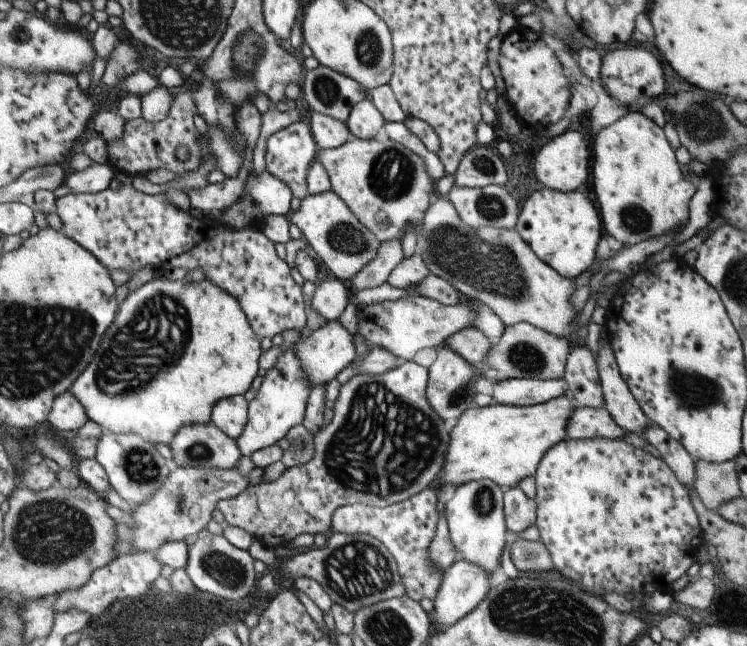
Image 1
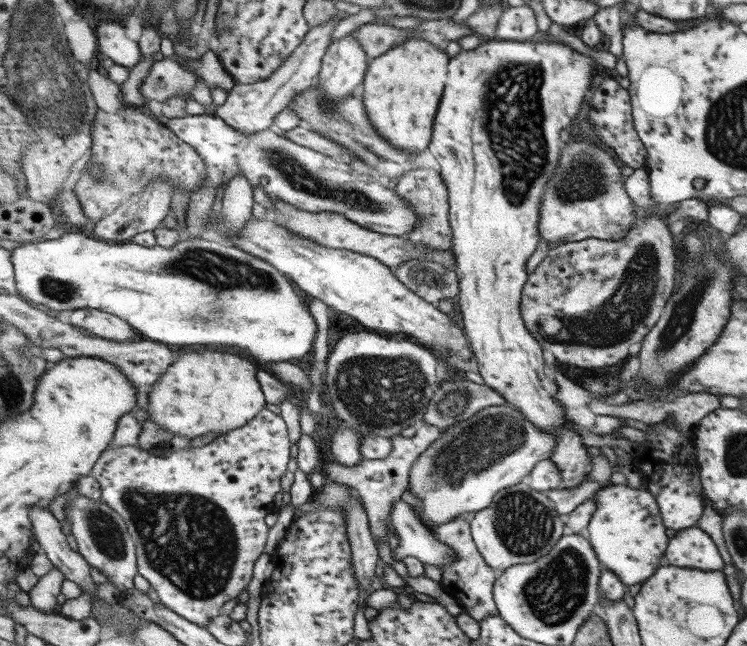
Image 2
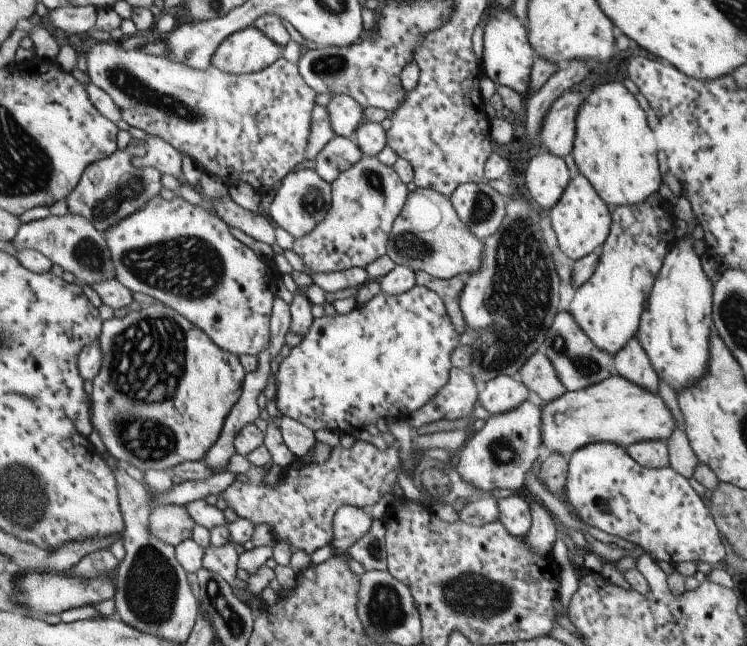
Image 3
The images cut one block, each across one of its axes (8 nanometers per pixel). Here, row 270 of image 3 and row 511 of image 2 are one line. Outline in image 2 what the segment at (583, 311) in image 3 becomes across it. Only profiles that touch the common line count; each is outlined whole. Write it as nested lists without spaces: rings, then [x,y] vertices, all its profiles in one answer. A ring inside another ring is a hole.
[[[627,484],[601,487],[595,494],[597,510],[591,519],[589,540],[603,568],[619,576],[625,587],[637,588],[657,570],[657,562],[665,550],[669,538],[665,536],[664,523],[654,495],[644,488],[627,488]]]

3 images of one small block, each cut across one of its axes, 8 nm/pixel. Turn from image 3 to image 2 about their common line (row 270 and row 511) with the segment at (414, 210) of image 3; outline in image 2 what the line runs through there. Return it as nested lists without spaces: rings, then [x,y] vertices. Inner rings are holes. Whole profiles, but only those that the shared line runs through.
[[[507,402],[502,406],[493,406],[483,409],[478,414],[475,414],[473,418],[467,419],[467,421],[459,422],[457,425],[447,429],[447,431],[442,432],[441,437],[419,457],[419,461],[415,463],[415,467],[411,470],[411,477],[409,477],[409,489],[411,489],[418,496],[418,499],[423,501],[424,508],[422,508],[422,510],[416,510],[416,508],[414,508],[414,511],[416,512],[418,519],[423,521],[431,530],[433,527],[450,523],[454,520],[454,518],[463,516],[470,517],[476,512],[489,508],[491,506],[492,499],[500,490],[509,489],[512,486],[526,482],[533,469],[535,469],[535,466],[537,466],[537,463],[552,458],[555,447],[557,447],[557,436],[547,434],[547,432],[541,432],[541,430],[539,430],[533,422],[527,420],[527,418],[523,416],[523,412],[519,412],[515,406],[511,406],[511,403]]]

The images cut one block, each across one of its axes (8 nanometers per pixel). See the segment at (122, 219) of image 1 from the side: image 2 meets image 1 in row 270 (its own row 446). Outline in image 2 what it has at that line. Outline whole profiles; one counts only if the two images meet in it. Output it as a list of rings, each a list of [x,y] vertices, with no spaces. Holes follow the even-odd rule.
[[[264,409],[257,417],[249,422],[249,425],[235,429],[231,433],[221,435],[217,440],[201,448],[185,447],[175,449],[168,444],[161,449],[143,450],[134,446],[113,447],[113,444],[102,454],[102,458],[91,471],[91,477],[97,478],[101,484],[104,502],[113,507],[125,519],[129,527],[129,534],[137,548],[139,575],[143,576],[157,592],[160,600],[171,610],[177,611],[181,616],[207,627],[212,618],[222,614],[221,608],[245,591],[251,584],[253,578],[253,568],[261,554],[267,548],[267,536],[269,536],[269,526],[265,524],[265,516],[276,512],[274,504],[277,494],[282,492],[282,479],[291,460],[291,438],[289,428],[284,418],[279,414]]]

